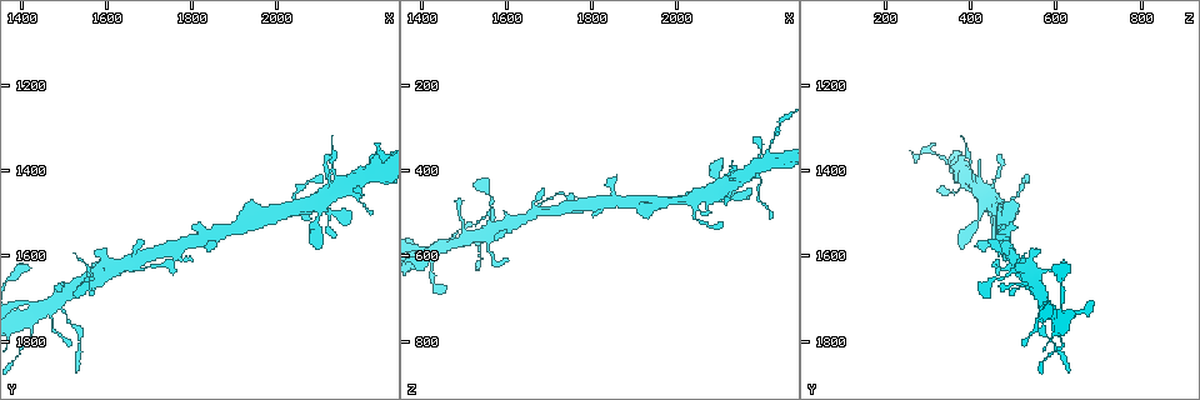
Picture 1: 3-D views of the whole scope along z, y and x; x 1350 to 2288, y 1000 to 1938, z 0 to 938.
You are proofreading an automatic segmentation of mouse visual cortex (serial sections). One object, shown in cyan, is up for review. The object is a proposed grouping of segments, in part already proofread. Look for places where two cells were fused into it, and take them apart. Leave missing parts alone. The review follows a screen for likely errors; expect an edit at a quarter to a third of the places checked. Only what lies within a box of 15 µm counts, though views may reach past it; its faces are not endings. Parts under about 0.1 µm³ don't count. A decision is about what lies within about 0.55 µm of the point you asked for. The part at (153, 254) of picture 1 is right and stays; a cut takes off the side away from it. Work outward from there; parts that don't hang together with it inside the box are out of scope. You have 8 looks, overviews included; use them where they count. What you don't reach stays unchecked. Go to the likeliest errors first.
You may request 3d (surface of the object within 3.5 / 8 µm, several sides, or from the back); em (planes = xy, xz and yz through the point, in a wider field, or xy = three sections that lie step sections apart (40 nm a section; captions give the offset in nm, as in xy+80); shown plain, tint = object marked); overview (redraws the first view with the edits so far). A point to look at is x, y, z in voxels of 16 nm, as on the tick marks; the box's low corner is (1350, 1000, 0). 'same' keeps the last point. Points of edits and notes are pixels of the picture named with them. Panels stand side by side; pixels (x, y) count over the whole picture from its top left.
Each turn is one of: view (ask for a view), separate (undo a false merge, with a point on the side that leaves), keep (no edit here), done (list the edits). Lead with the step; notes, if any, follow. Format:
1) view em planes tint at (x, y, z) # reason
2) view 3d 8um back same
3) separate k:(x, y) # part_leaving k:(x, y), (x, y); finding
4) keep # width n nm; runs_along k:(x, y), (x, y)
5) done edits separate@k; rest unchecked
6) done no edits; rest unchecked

view 3d 3.5um at (2100, 1490, 430) # small branch off a trunk

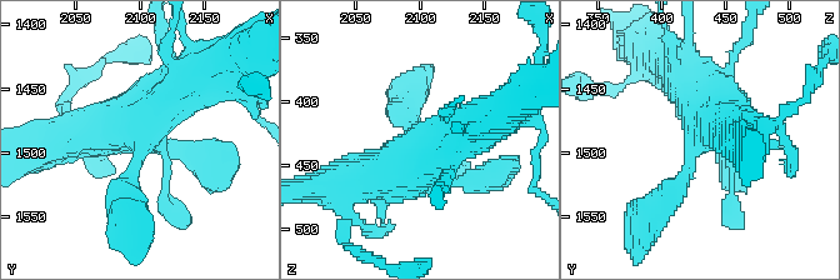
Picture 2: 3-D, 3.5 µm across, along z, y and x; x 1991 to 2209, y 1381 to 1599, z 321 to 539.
view em xy step 3 tint at (2102, 1492, 430)

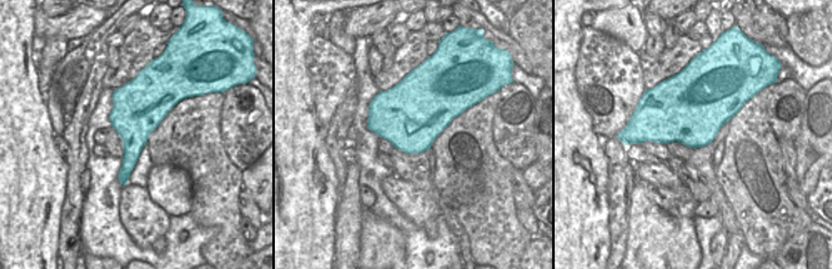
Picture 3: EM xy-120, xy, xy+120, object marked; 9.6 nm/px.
keep # runs_along 2:(80, 136), (149, 118), (210, 68); all the same cell

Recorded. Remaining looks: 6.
view 3d 3.5um back at (1560, 1645, 525) # arms part here

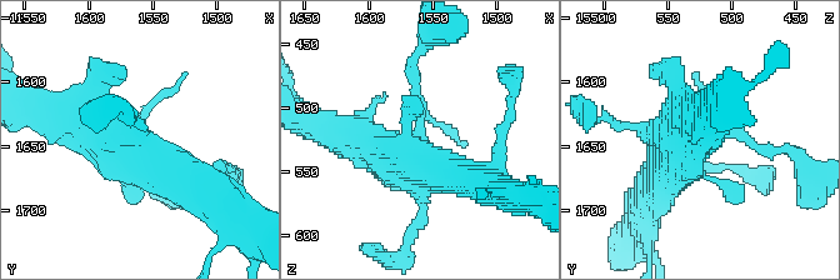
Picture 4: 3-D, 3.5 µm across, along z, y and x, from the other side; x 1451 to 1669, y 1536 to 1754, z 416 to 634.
view em planes tint same

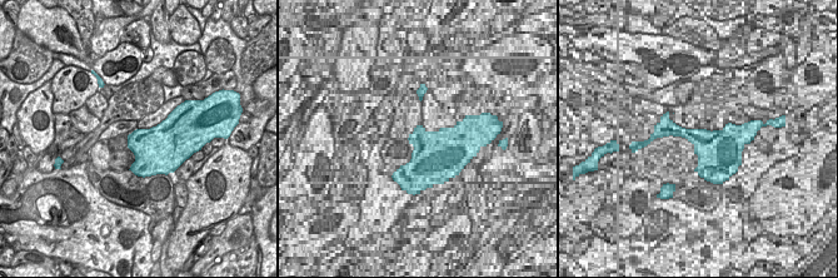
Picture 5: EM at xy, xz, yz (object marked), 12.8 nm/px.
keep # width 550 nm; runs_along 4:(53, 119), (103, 134), (191, 184); one cell here

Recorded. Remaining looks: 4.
view 3d 3.5um at (1430, 1710, 575) # side arm on a straight run

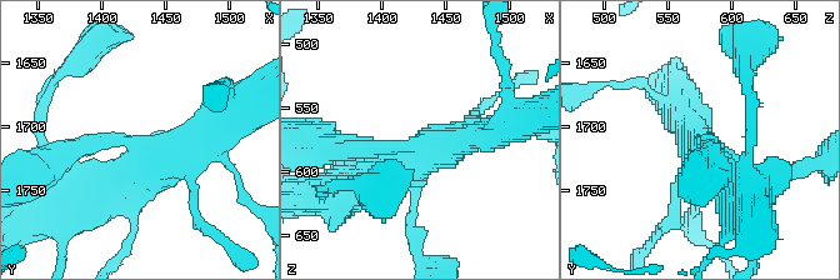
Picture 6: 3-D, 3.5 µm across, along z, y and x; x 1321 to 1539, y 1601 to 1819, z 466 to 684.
view em planes tint at (1426, 1712, 580)

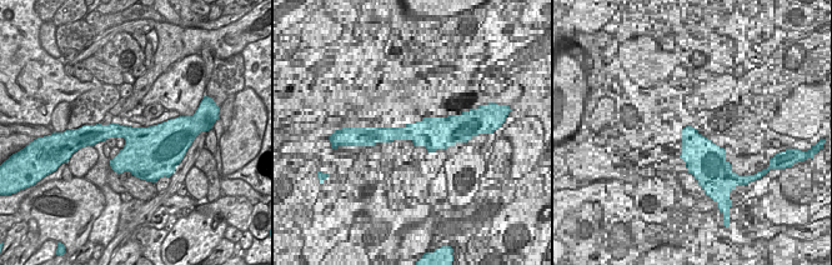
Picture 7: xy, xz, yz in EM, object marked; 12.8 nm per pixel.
keep # runs_along 6:(220, 120), (128, 181), (81, 193); one cell here

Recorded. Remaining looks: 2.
view 3d 3.5um at (2215, 1395, 360) # branch point

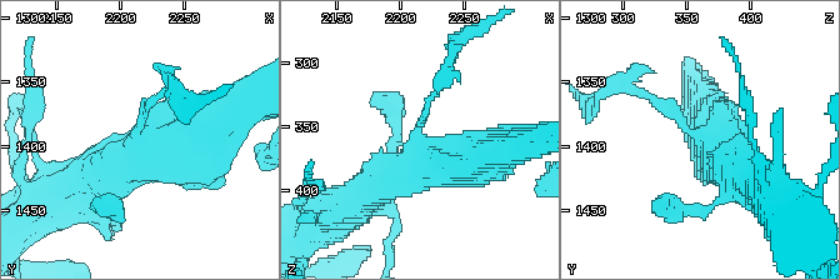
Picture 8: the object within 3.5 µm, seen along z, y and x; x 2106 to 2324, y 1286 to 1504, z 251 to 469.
view em planes tint at (2210, 1394, 358) # shape alone is not enough

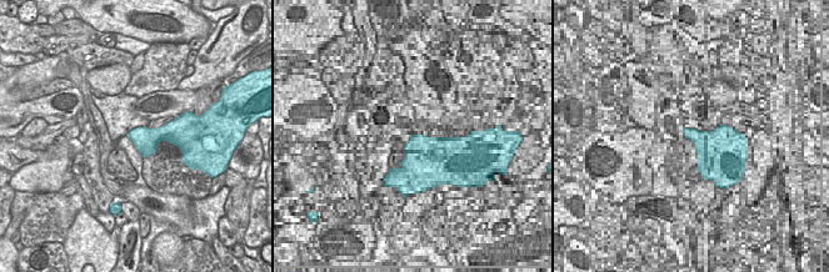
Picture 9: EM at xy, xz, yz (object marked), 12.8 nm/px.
keep # runs_along 8:(79, 178), (221, 120); all the same cell

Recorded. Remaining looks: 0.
done no edits; rest unchecked

